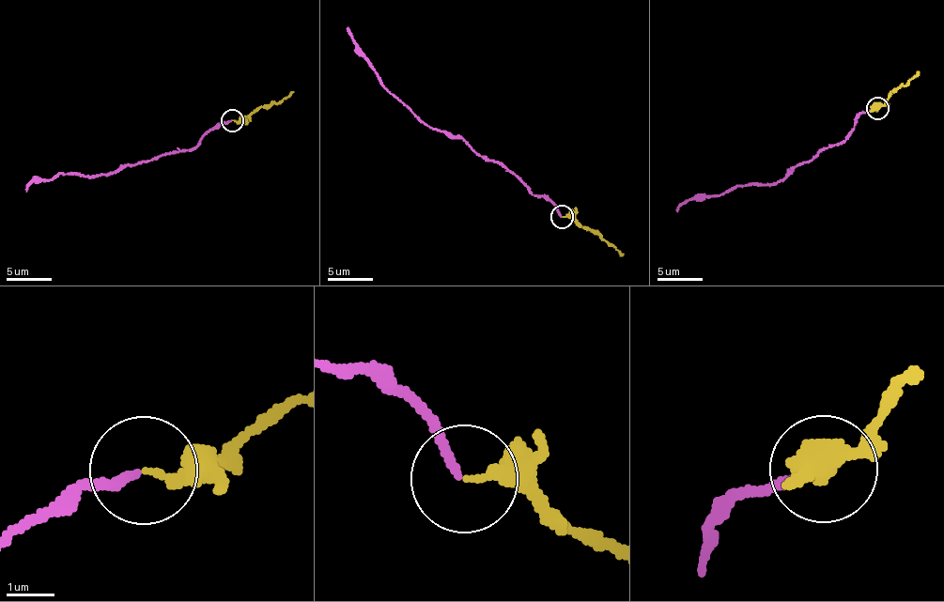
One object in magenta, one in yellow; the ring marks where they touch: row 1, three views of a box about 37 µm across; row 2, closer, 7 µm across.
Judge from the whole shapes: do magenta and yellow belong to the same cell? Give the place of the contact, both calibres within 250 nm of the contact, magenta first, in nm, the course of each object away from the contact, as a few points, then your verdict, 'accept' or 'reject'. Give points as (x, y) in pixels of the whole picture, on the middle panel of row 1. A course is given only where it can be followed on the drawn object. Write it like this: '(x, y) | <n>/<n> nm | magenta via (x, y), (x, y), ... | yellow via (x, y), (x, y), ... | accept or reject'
(562, 217) | 160/240 nm | magenta via (560, 217), (549, 201), (532, 195), (518, 177), (475, 154), (460, 137), (425, 125), (385, 86), (348, 27) | yellow via (562, 217), (573, 217), (590, 232), (596, 232), (623, 256) | accept

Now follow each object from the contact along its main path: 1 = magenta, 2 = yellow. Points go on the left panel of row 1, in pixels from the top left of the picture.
1: (230, 119), (220, 123), (188, 150), (121, 164), (116, 171), (98, 175), (60, 174), (35, 179), (27, 192)
2: (232, 119), (243, 122), (260, 107), (282, 101), (292, 91)

